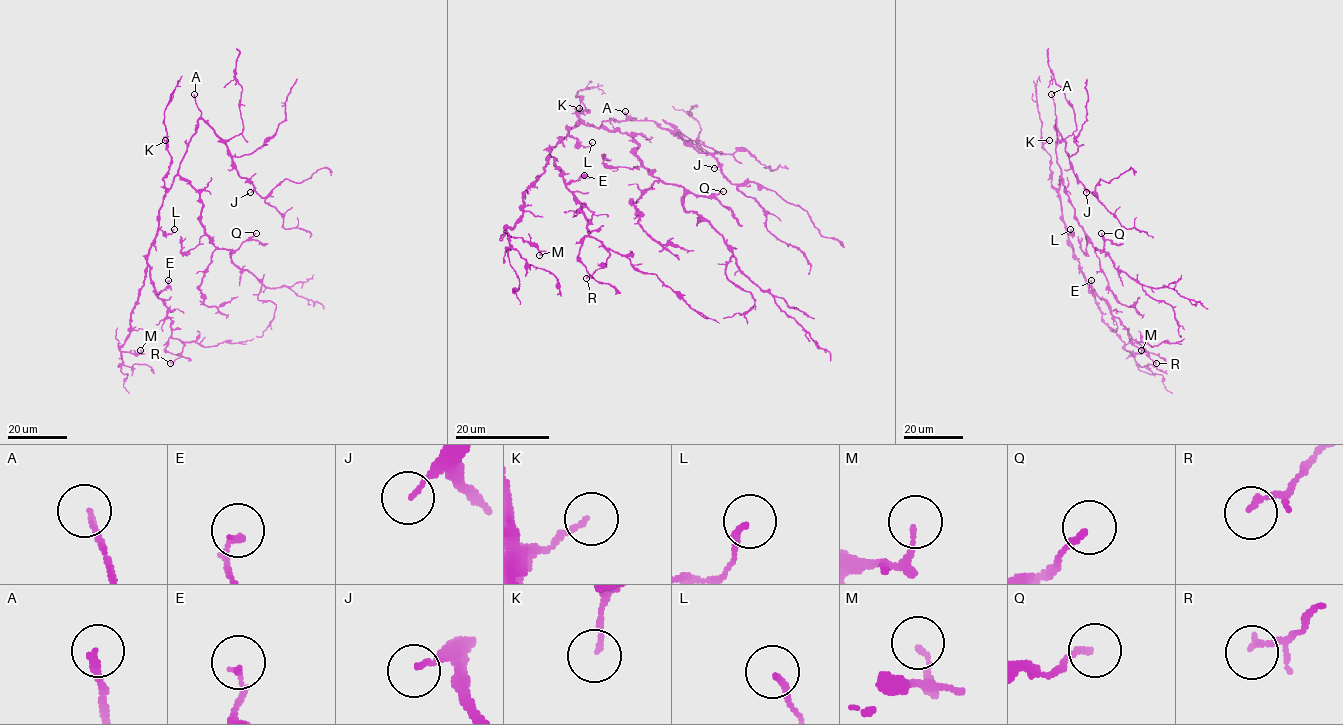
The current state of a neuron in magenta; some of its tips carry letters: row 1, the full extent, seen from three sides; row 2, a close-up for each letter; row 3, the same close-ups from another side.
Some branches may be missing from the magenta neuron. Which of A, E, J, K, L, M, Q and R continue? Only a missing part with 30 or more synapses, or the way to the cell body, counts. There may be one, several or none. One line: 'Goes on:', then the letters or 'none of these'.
Goes on: A

